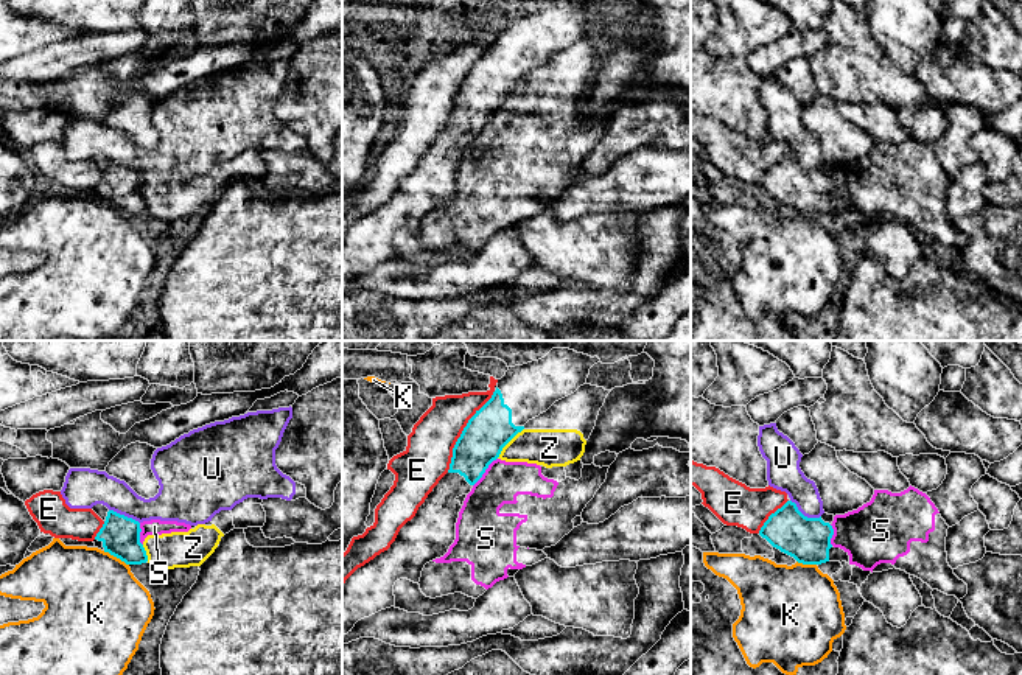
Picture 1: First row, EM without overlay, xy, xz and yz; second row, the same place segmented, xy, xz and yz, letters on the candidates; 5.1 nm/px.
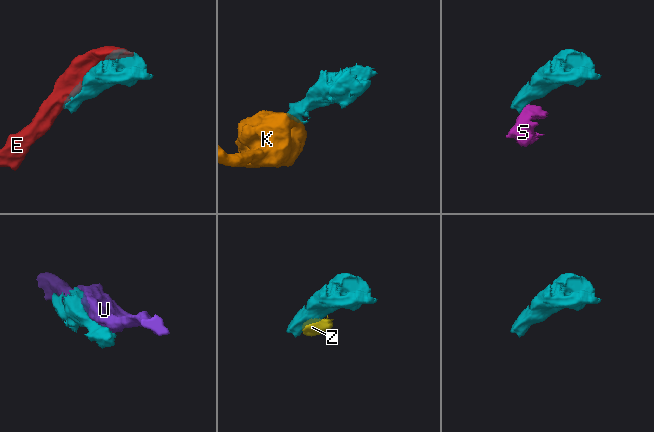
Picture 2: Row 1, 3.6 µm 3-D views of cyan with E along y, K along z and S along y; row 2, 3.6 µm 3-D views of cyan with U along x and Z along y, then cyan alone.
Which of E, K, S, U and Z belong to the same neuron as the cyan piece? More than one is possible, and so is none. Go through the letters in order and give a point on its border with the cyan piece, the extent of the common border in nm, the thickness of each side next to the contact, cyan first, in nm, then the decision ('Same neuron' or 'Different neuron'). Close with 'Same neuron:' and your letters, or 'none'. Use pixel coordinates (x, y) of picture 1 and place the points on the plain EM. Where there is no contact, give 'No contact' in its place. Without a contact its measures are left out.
E: Touches cyan at xz (462, 83). Shared border 500 nm. Thickness 220 nm (cyan) against 240 nm. Different neuron
K: Touches cyan at xy (115, 207). Shared border 150 nm. Thickness 200 nm (cyan) against 480 nm. Different neuron
S: Touches cyan at xz (484, 123). Shared border 200 nm. Thickness 220 nm (cyan) against 220 nm. Different neuron
U: Touches cyan at yz (803, 167). Shared border 180 nm. Thickness 240 nm (cyan) against 180 nm. Different neuron
Z: Touches cyan at xz (507, 94). Shared border 220 nm. Thickness 220 nm (cyan) against 190 nm. Different neuron
Same neuron: none

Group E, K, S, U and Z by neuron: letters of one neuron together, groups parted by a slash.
E / K / S Z / U

